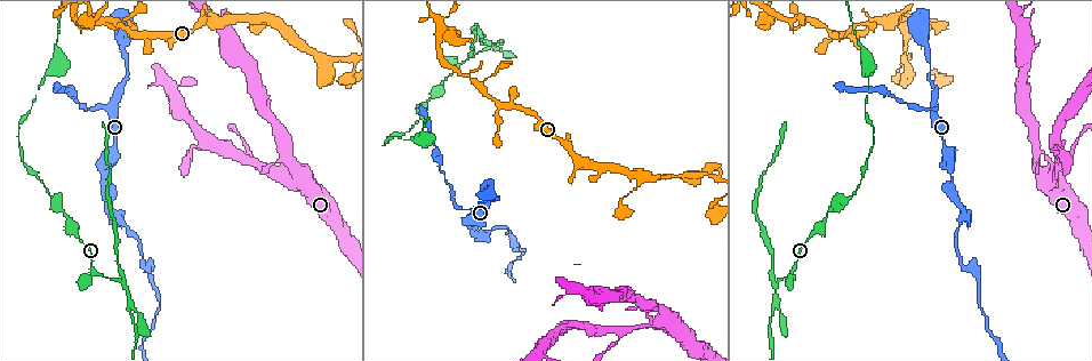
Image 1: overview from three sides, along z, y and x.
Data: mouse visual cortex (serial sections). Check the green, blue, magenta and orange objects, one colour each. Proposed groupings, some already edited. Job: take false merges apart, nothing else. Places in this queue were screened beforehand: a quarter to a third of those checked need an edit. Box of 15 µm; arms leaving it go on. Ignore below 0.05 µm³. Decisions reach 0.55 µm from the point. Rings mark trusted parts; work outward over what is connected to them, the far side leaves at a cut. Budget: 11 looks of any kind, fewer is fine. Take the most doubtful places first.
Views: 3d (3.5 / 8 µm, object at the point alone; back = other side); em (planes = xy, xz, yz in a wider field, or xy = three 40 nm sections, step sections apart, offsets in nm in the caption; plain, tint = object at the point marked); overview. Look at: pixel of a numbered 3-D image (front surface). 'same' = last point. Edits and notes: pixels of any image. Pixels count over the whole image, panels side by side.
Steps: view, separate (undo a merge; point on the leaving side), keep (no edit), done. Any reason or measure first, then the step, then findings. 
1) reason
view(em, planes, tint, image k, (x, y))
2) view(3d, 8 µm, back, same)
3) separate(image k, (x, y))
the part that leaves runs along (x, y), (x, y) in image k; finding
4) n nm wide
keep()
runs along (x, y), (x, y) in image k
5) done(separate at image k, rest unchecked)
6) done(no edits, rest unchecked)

side arm on a straight run
view(3d, 8 µm, image 1, (779, 281))

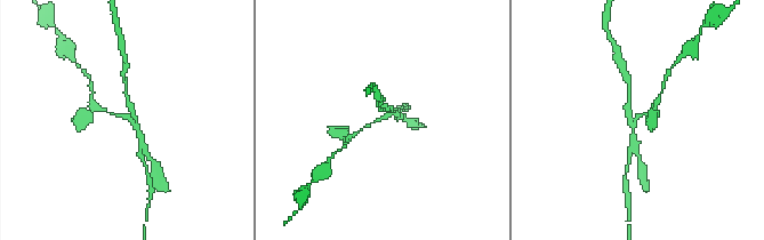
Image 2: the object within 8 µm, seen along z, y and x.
view(3d, 3.5 µm, image 2, (385, 116))

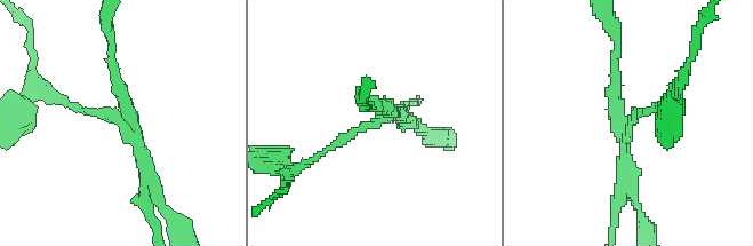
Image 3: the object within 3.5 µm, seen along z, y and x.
view(em, xy, step 3, tint, image 3, (120, 121))

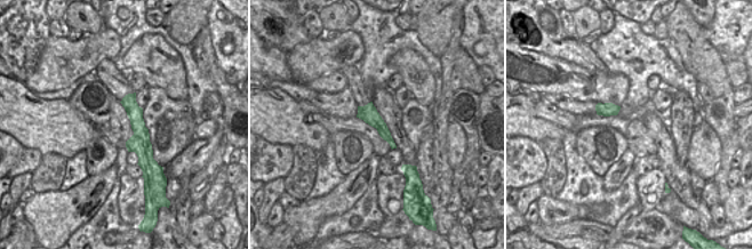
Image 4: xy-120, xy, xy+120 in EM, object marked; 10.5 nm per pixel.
separate(image 3, (369, 100))
a second cell is stuck on

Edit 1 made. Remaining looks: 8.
view(3d, 3.5 µm, image 1, (95, 104))

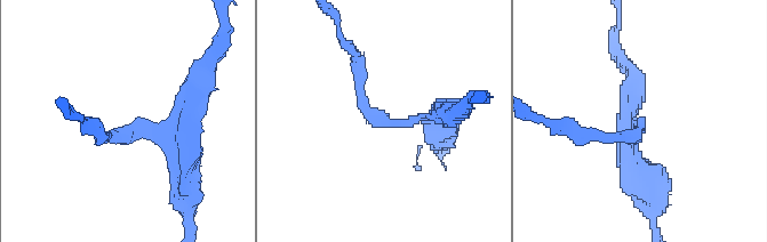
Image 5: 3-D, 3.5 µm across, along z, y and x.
arms of 200, 300 nm; need the tissue
view(em, xy, step 2, tint, image 5, (389, 121))

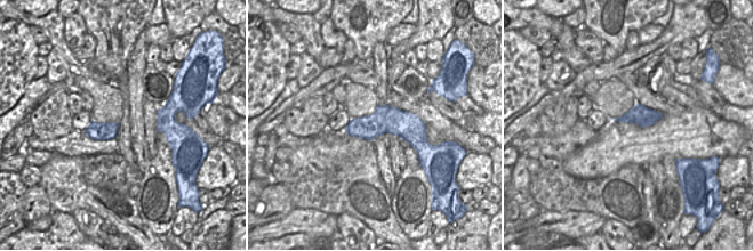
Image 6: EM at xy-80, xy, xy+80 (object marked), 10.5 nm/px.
keep()
runs along (349, 128), (408, 126), (423, 135) in image 6; continuous, no second cell

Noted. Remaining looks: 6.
two arms in line, one across
view(3d, 3.5 µm, image 1, (255, 161))

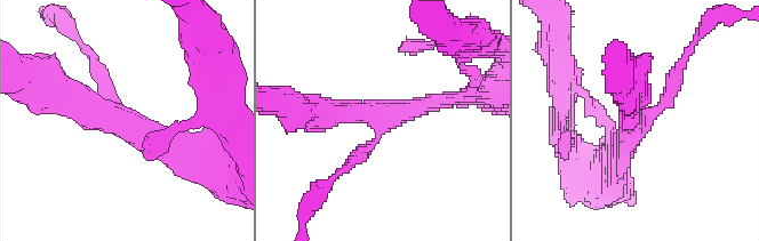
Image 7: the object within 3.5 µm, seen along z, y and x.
3 arms; arms of 200, 250, 350 nm
view(em, xy, step 2, plain, image 7, (125, 124))

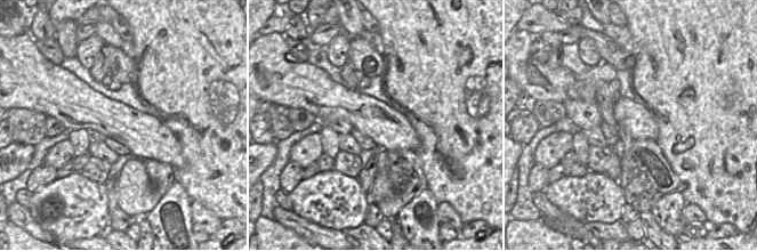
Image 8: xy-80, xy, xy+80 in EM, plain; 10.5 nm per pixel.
with the object marked
view(em, xy, step 2, tint, same)

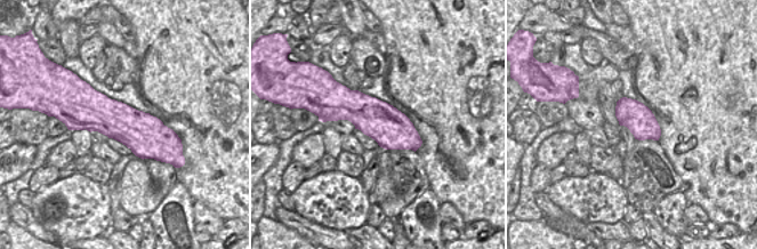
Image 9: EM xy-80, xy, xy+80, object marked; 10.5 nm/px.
keep()
runs along (191, 155), (89, 103), (54, 93) in image 7; all the same cell

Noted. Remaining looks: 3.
two arms in line, one across
view(3d, 3.5 µm, image 1, (475, 81))

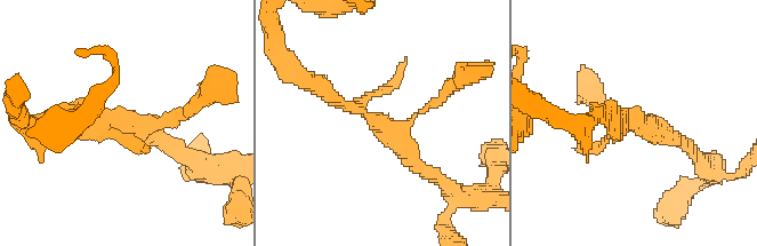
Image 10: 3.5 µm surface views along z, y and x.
shape alone is not enough
view(em, planes, tint, image 10, (389, 133))

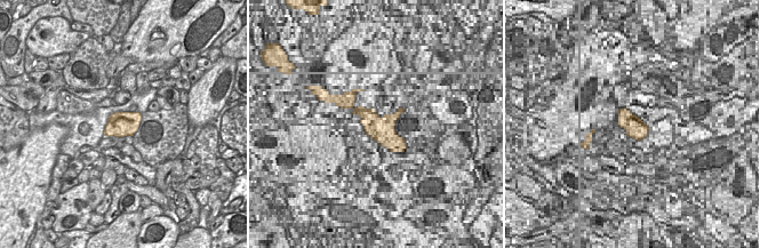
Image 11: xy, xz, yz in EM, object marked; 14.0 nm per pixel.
keep()
runs along (440, 181), (391, 131), (327, 93) in image 10; one cell here

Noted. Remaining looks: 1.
done(separate at image 3, rest unchecked)

